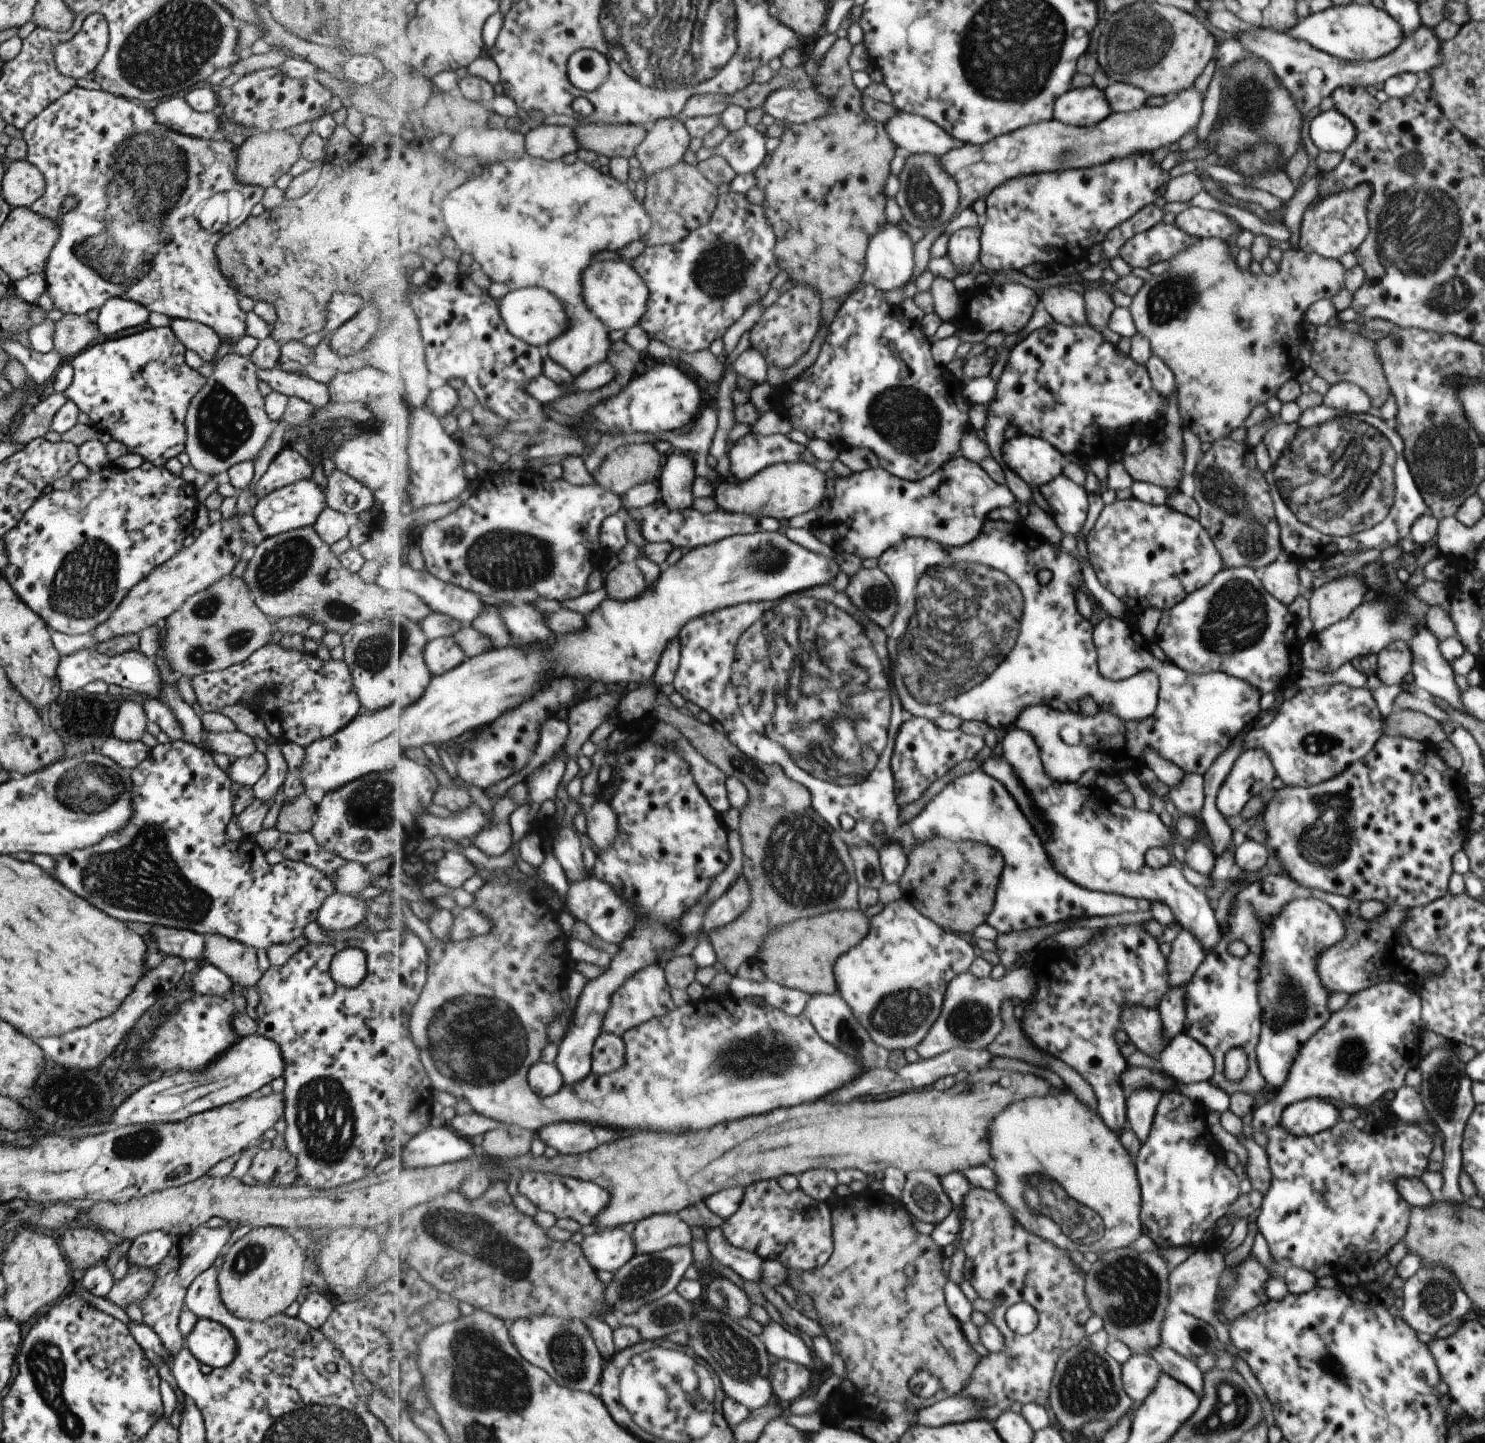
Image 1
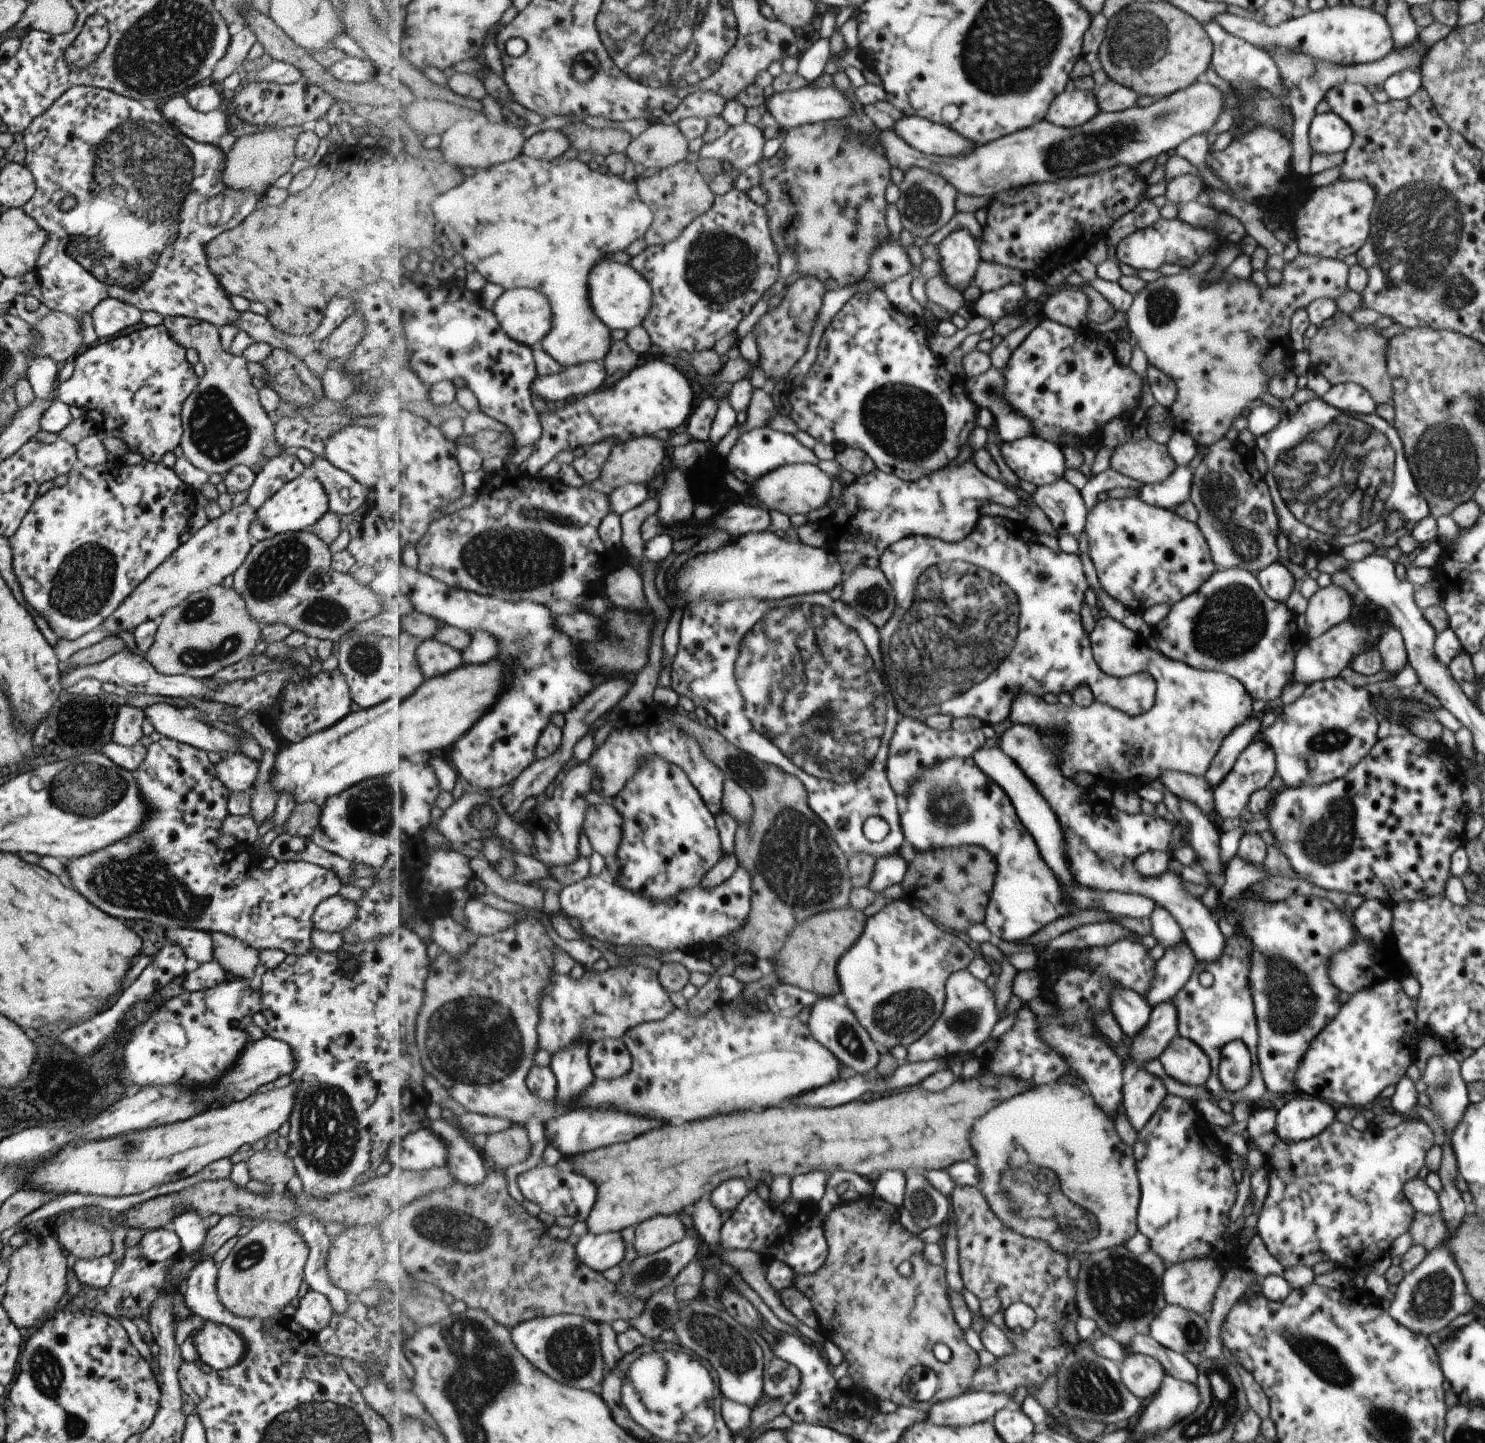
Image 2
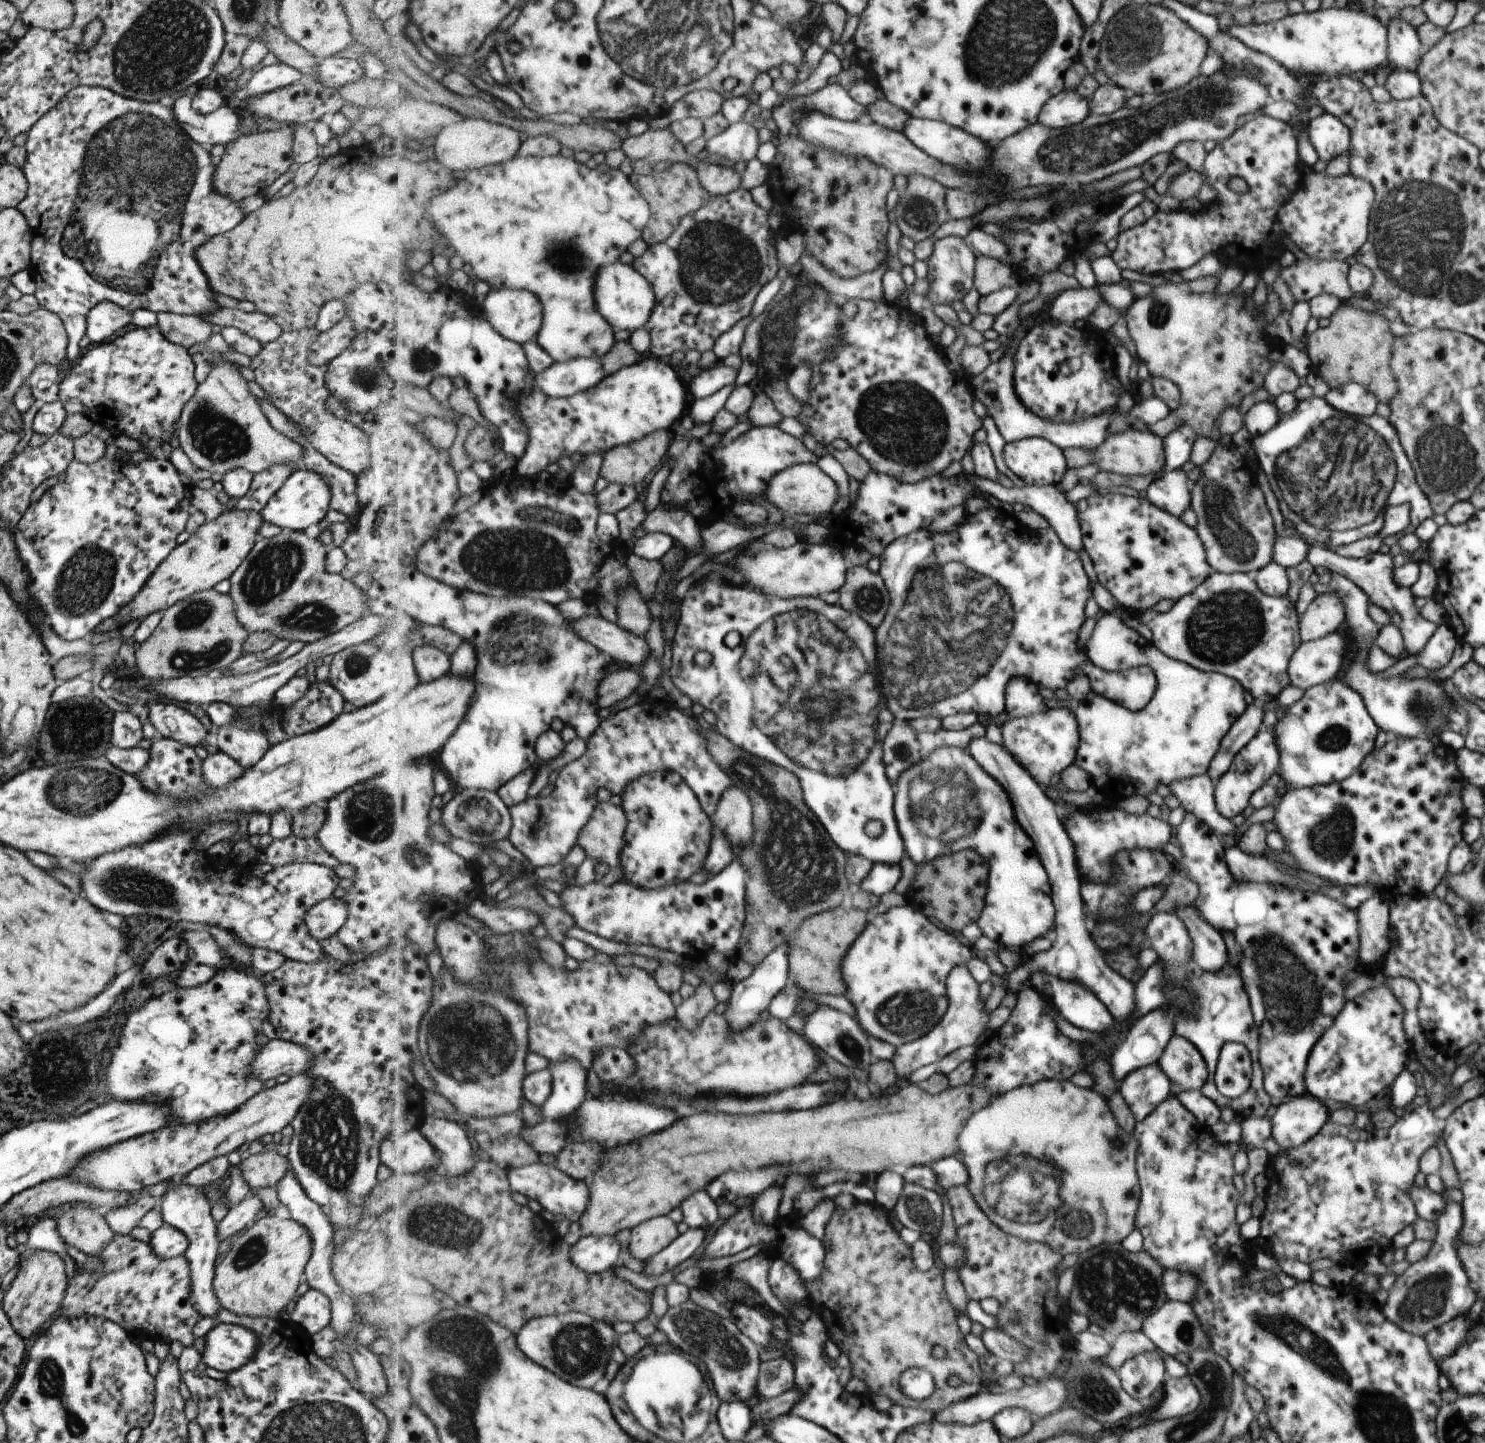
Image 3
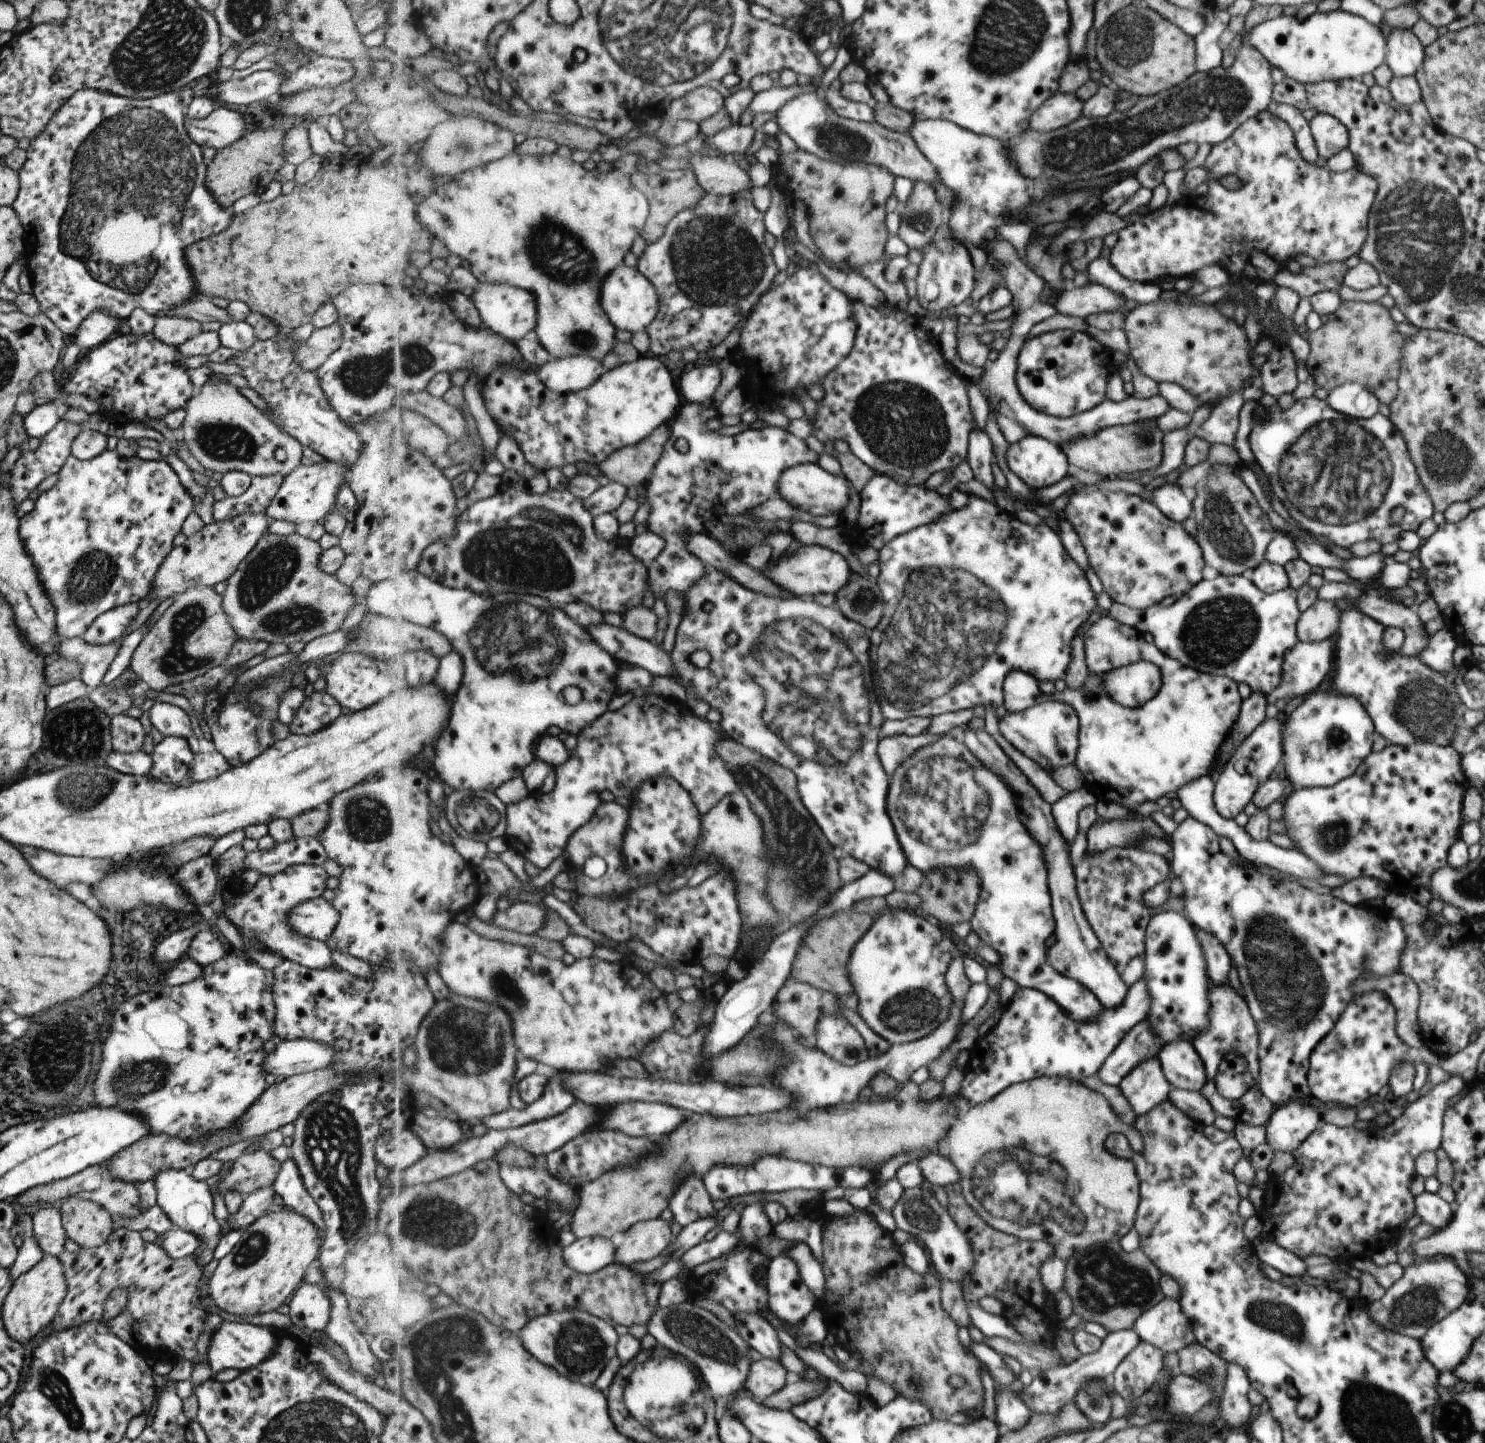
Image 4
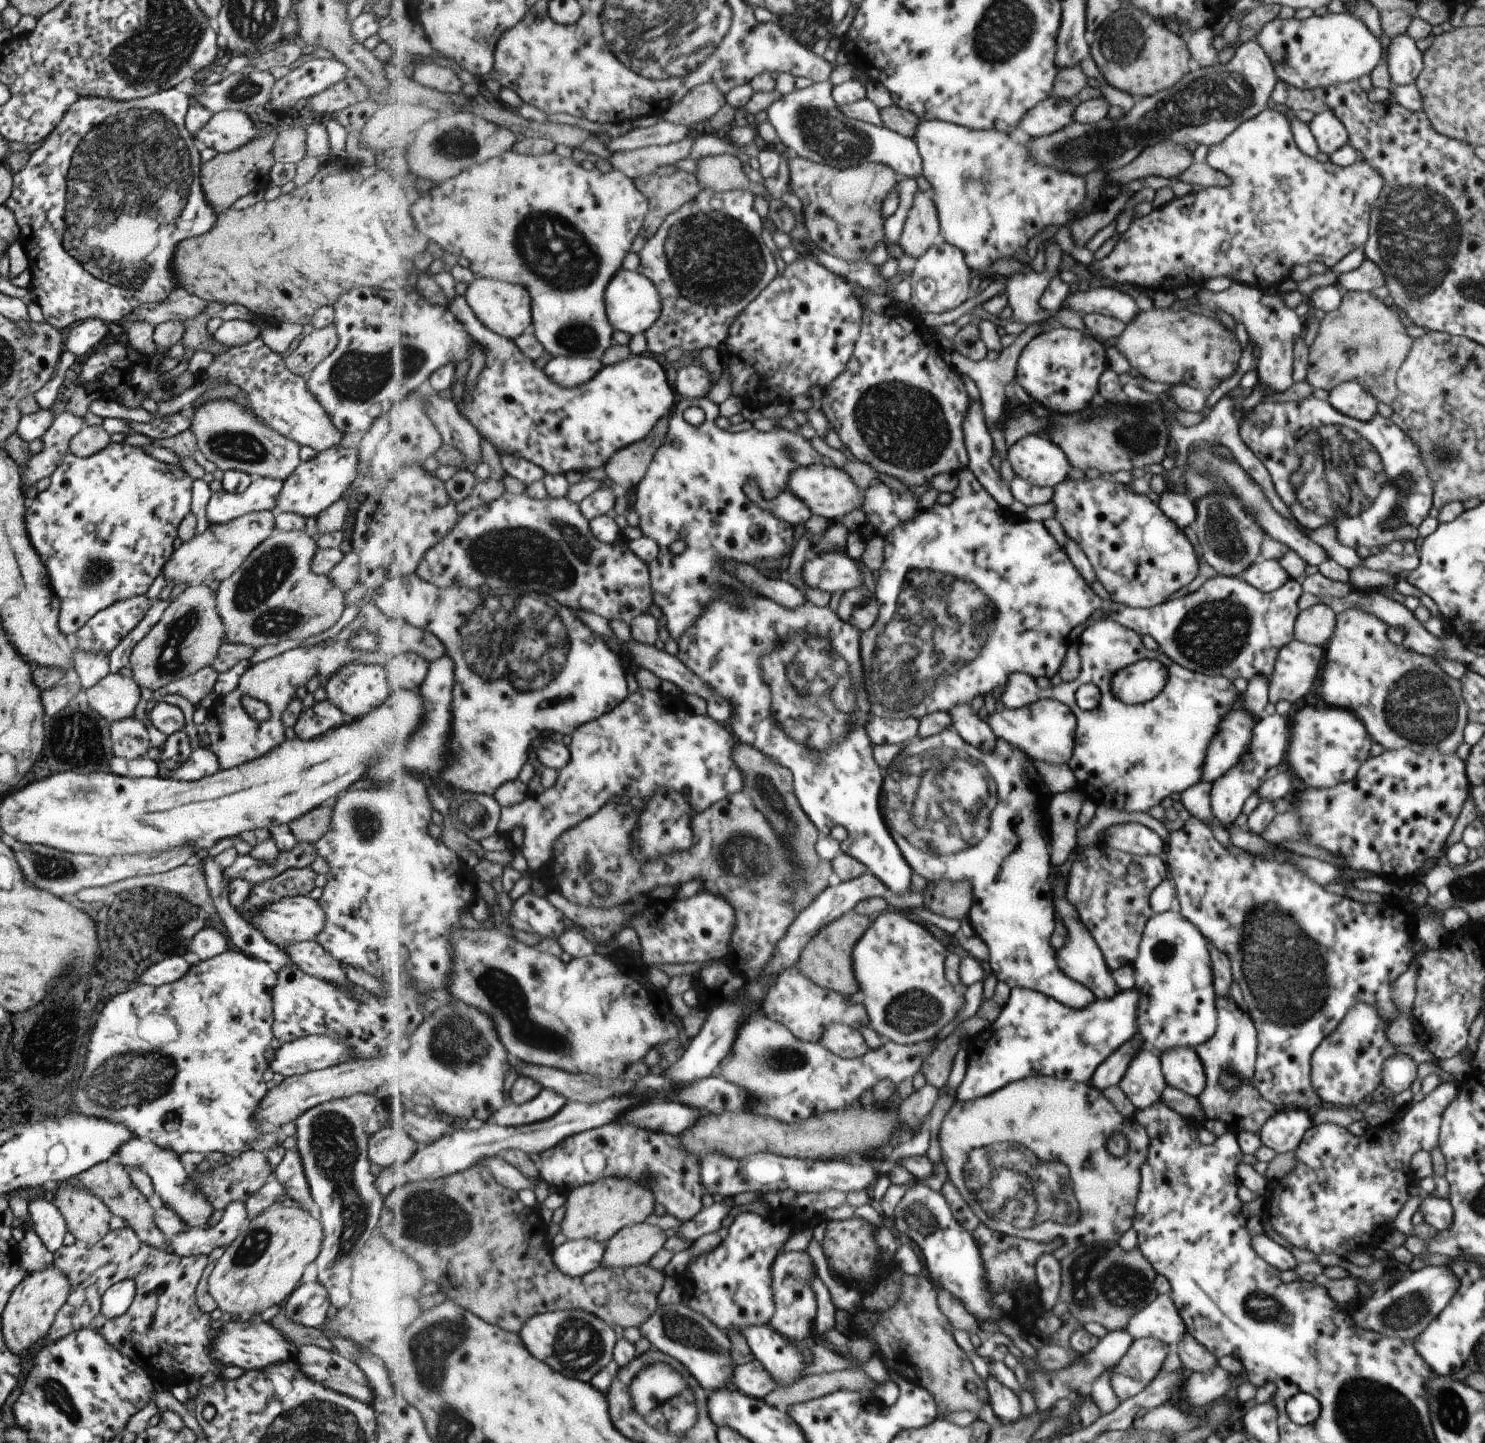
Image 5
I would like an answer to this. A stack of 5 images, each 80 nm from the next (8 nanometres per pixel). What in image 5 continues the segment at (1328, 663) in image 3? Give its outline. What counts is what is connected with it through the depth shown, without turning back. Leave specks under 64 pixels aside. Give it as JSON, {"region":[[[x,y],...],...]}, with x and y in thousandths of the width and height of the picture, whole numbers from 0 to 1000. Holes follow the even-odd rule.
{"region":[[[873,442],[863,449],[858,460],[858,466],[854,471],[854,486],[859,488],[861,485],[867,485],[871,487],[877,484],[883,477],[886,477],[891,460],[891,455],[892,449],[879,446]]]}

